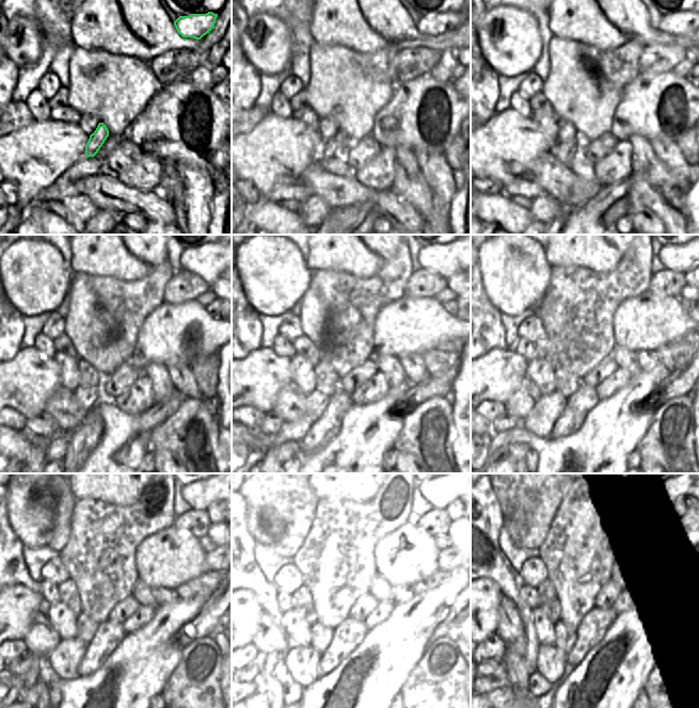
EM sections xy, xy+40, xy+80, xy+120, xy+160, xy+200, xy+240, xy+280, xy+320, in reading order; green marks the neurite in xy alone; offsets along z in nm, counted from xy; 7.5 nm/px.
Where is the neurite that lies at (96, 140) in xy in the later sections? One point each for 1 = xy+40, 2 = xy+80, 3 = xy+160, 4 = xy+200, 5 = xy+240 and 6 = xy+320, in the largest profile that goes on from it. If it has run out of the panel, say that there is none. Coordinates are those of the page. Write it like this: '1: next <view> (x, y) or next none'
1: next xy+40 (332, 147)
2: next xy+80 (565, 154)
3: next xy+160 (316, 402)
4: next xy+200 (540, 421)
5: next xy+240 (64, 660)
6: next xy+320 (551, 663)

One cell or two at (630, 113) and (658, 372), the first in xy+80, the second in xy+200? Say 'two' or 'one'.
two

